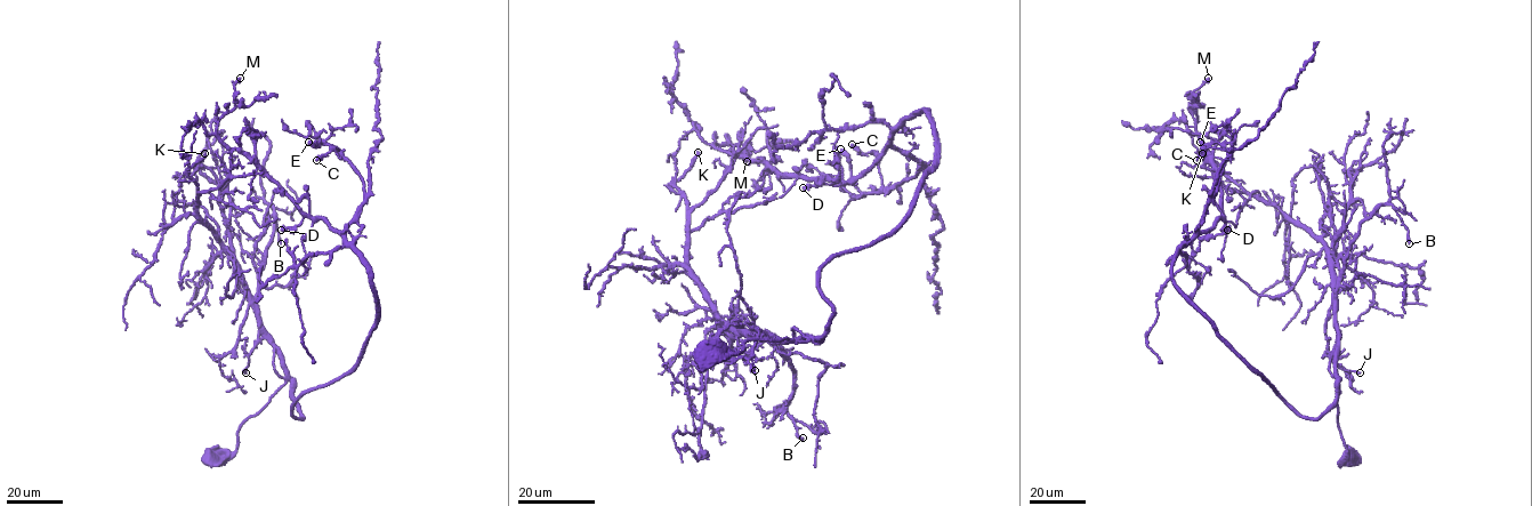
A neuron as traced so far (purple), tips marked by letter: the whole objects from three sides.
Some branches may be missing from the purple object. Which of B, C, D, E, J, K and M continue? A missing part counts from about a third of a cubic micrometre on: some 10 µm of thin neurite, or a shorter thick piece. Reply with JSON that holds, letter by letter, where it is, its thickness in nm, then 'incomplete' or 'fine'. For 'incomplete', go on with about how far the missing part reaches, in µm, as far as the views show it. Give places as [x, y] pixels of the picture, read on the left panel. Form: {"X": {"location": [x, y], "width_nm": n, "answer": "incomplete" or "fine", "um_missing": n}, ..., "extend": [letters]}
{"B": {"location": [281, 243], "width_nm": 150, "answer": "fine"}, "C": {"location": [316, 160], "width_nm": 240, "answer": "fine"}, "D": {"location": [281, 230], "width_nm": 500, "answer": "fine"}, "E": {"location": [308, 142], "width_nm": 550, "answer": "fine"}, "J": {"location": [246, 372], "width_nm": 320, "answer": "fine"}, "K": {"location": [204, 153], "width_nm": 360, "answer": "incomplete", "um_missing": 10}, "M": {"location": [240, 78], "width_nm": 400, "answer": "fine"}, "extend": ["K"]}

